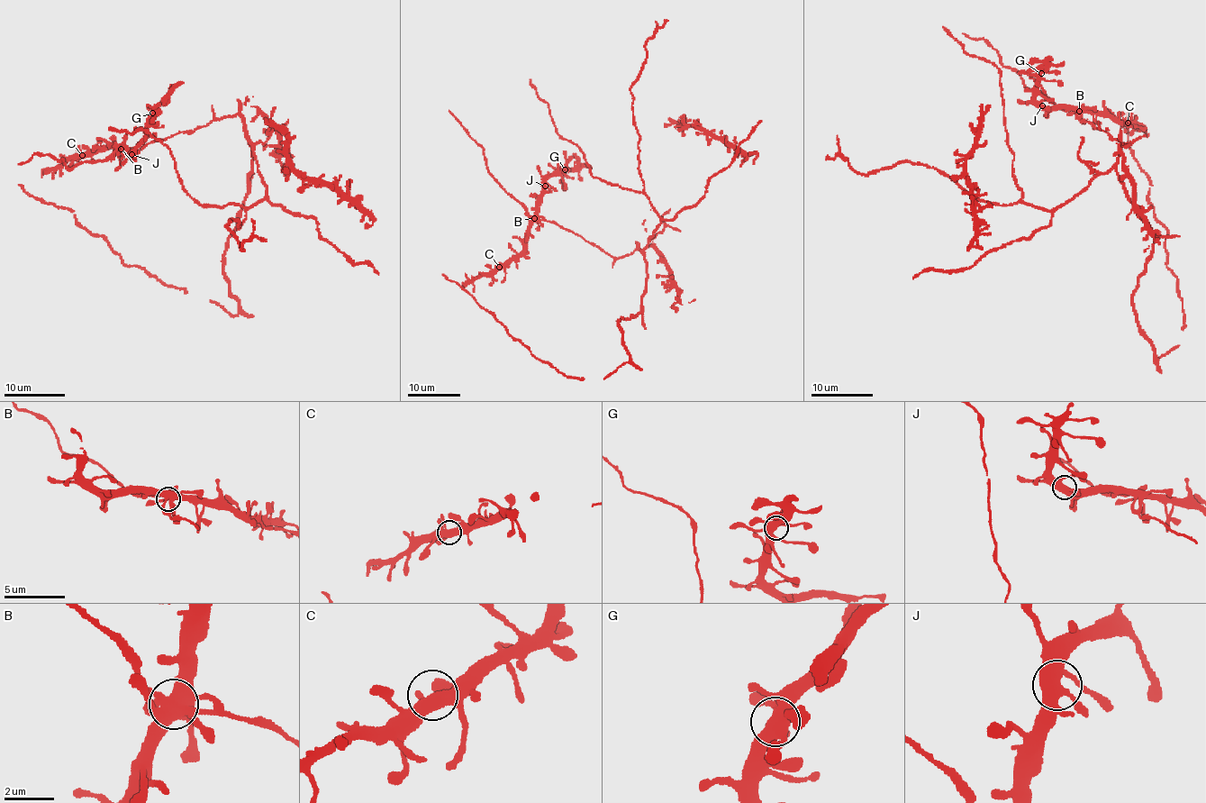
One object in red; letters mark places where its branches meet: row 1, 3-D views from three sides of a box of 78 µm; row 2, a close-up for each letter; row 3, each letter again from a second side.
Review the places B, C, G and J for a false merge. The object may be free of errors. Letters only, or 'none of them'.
none of them

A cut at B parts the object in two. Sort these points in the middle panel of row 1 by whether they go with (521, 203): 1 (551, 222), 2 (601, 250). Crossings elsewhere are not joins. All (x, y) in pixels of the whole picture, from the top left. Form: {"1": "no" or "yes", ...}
{"1": "yes", "2": "yes"}

